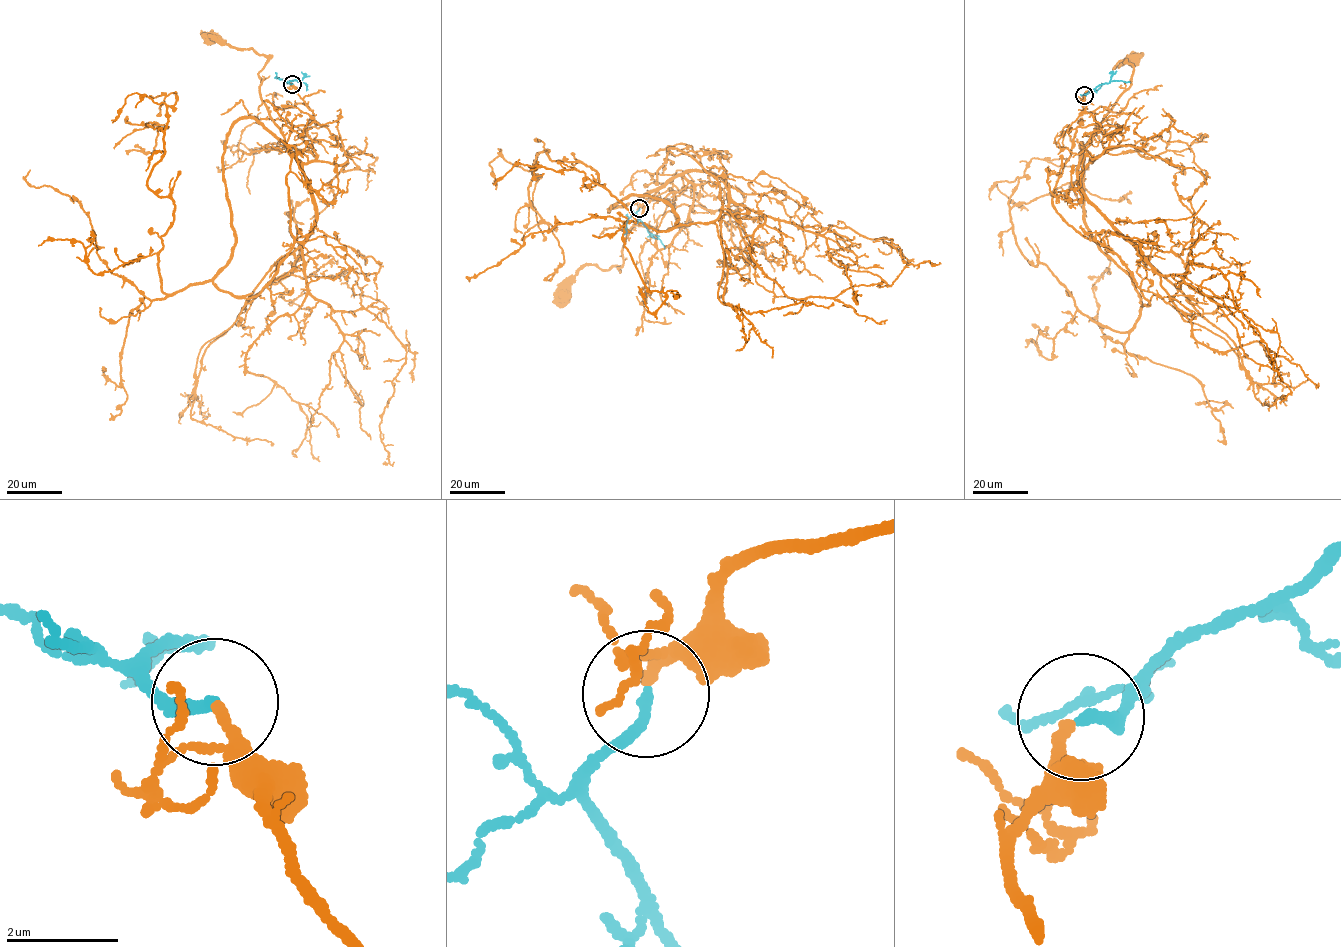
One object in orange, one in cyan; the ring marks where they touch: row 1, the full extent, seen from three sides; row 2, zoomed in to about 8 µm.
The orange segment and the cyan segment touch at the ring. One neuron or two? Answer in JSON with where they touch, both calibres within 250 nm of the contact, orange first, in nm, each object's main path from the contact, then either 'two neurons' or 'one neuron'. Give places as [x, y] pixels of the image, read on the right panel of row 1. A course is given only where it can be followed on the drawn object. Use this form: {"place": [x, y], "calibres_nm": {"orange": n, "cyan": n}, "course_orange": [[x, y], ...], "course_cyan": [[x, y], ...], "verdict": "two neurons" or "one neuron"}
{"place": [1084, 95], "calibres_nm": {"orange": 140, "cyan": 200}, "course_orange": [[1084, 95], [1098, 125], [1078, 173], [1130, 85], [1131, 64], [1113, 67], [1133, 59]], "course_cyan": [[1084, 95], [1113, 81], [1130, 82]], "verdict": "one neuron"}

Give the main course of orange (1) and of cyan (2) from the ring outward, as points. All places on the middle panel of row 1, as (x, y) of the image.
1: (639, 208), (674, 206), (694, 187), (679, 176), (659, 189), (619, 272), (586, 264), (563, 295)
2: (639, 208), (636, 213), (664, 249)

